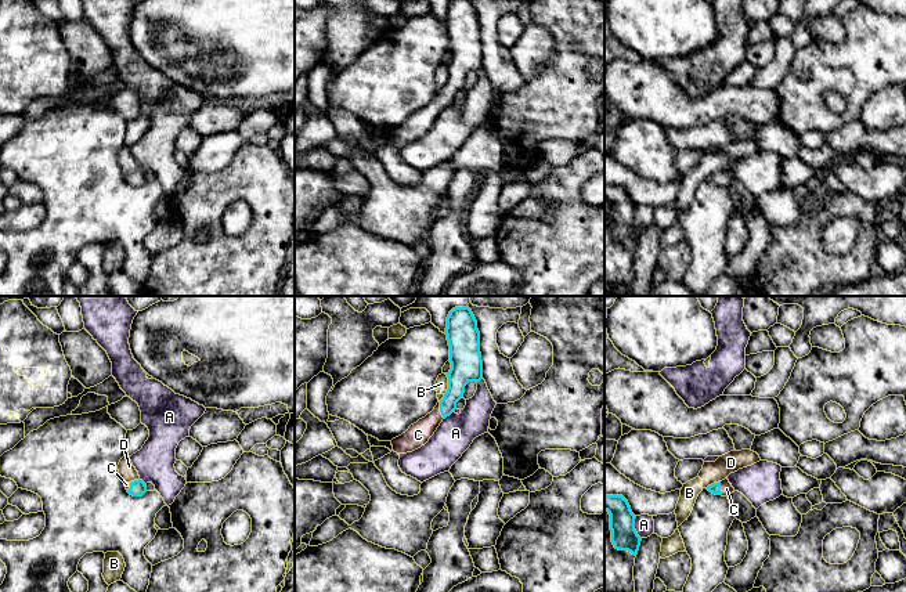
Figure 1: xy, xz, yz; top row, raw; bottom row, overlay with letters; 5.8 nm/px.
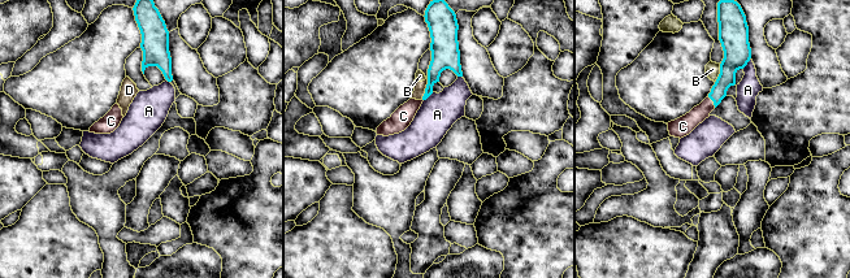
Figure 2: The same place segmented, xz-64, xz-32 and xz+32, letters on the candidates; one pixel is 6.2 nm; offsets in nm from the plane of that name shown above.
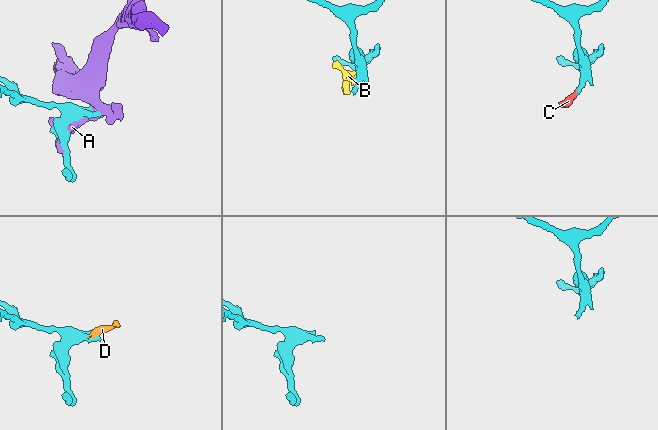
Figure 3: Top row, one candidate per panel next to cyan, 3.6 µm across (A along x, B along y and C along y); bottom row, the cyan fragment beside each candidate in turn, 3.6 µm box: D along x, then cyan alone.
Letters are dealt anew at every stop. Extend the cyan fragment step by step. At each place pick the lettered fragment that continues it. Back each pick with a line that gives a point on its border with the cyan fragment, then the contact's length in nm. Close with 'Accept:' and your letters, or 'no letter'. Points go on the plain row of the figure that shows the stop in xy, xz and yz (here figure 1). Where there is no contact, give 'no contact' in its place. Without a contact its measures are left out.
C: contact xz (440, 100); length 110 nm
Accept: C

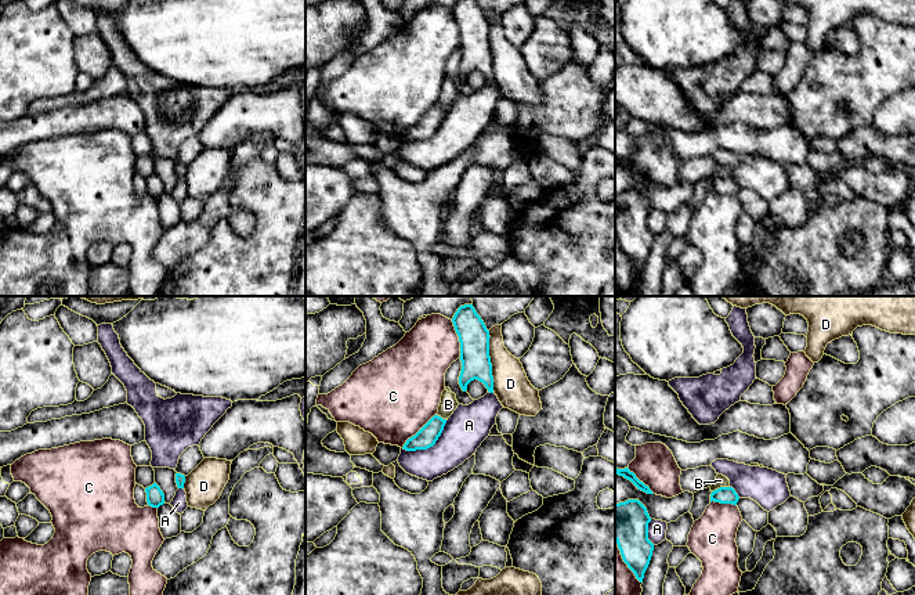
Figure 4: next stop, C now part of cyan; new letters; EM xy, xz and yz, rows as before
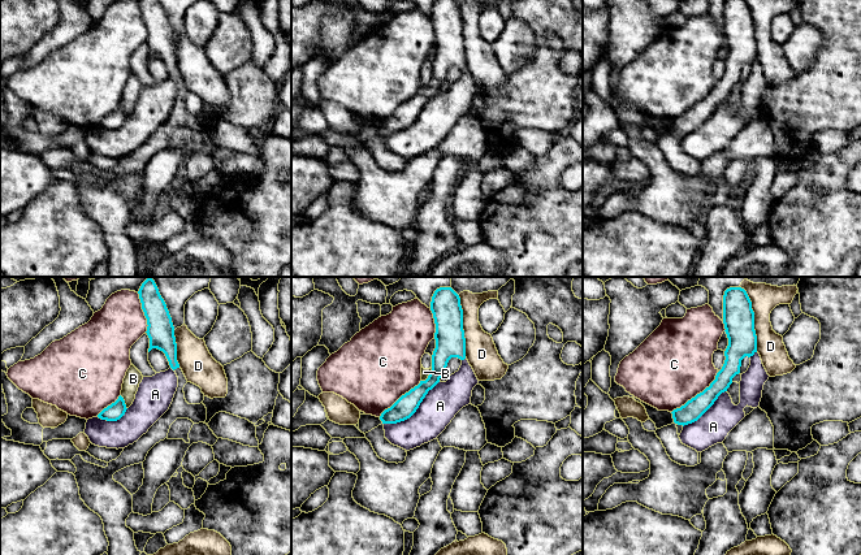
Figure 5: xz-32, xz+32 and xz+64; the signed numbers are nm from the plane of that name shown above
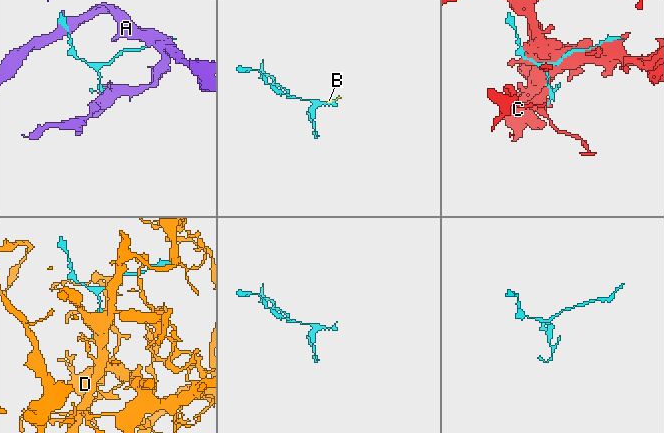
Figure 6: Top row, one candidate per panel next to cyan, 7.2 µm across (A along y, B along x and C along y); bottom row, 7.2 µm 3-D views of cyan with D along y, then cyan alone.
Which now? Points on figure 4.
Accept: no letter

